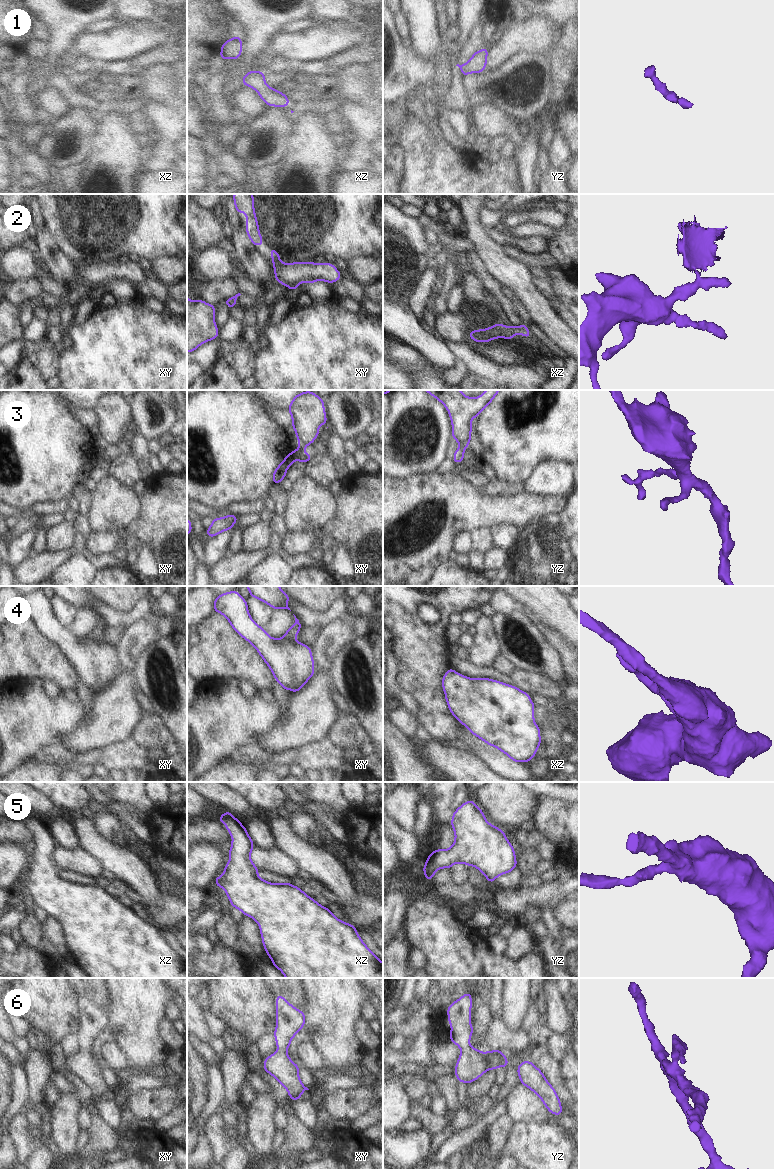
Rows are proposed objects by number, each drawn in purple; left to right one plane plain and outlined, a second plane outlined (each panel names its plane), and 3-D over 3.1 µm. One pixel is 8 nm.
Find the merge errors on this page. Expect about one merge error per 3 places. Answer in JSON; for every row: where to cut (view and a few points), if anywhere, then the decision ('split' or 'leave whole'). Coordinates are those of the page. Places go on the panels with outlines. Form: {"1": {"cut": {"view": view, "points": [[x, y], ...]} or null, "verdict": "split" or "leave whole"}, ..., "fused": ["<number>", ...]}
{"1": {"cut": null, "verdict": "leave whole"}, "2": {"cut": {"view": "xy", "points": [[280, 262], [274, 266]]}, "verdict": "split"}, "3": {"cut": {"view": "xy", "points": [[300, 444], [307, 445]]}, "verdict": "split"}, "4": {"cut": null, "verdict": "leave whole"}, "5": {"cut": null, "verdict": "leave whole"}, "6": {"cut": null, "verdict": "leave whole"}, "fused": ["2", "3"]}

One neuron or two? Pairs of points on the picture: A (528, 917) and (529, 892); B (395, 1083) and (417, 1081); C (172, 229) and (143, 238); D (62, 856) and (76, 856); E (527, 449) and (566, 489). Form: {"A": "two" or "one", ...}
{"A": "two", "B": "two", "C": "one", "D": "one", "E": "two"}

